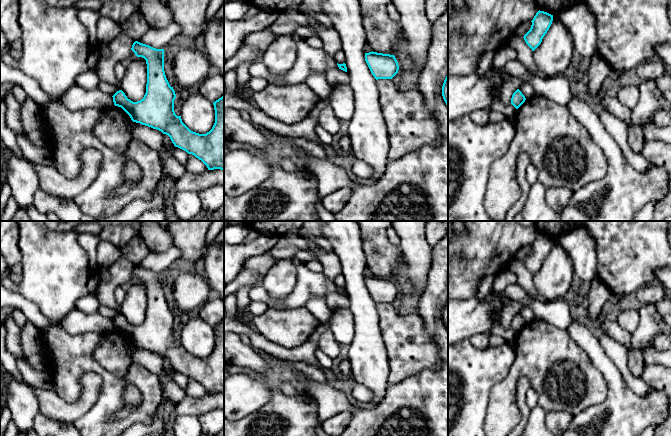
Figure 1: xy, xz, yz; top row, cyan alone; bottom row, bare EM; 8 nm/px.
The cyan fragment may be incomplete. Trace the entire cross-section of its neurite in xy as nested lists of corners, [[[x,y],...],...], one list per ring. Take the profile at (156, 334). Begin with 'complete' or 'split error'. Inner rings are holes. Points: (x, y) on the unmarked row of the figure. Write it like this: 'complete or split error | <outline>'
complete | [[[135,265],[131,274],[137,281],[142,281],[147,288],[147,308],[144,321],[137,326],[127,322],[122,314],[117,315],[112,321],[115,330],[121,331],[133,346],[161,355],[170,361],[175,371],[201,384],[208,394],[224,394],[224,319],[213,326],[215,334],[215,347],[206,358],[191,355],[174,335],[176,322],[173,311],[170,310],[164,295],[164,273],[156,273],[149,269]]]

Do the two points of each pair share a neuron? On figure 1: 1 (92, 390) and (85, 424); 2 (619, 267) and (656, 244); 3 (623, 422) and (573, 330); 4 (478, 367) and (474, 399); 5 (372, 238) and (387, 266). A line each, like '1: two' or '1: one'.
1: two
2: one
3: one
4: one
5: one

